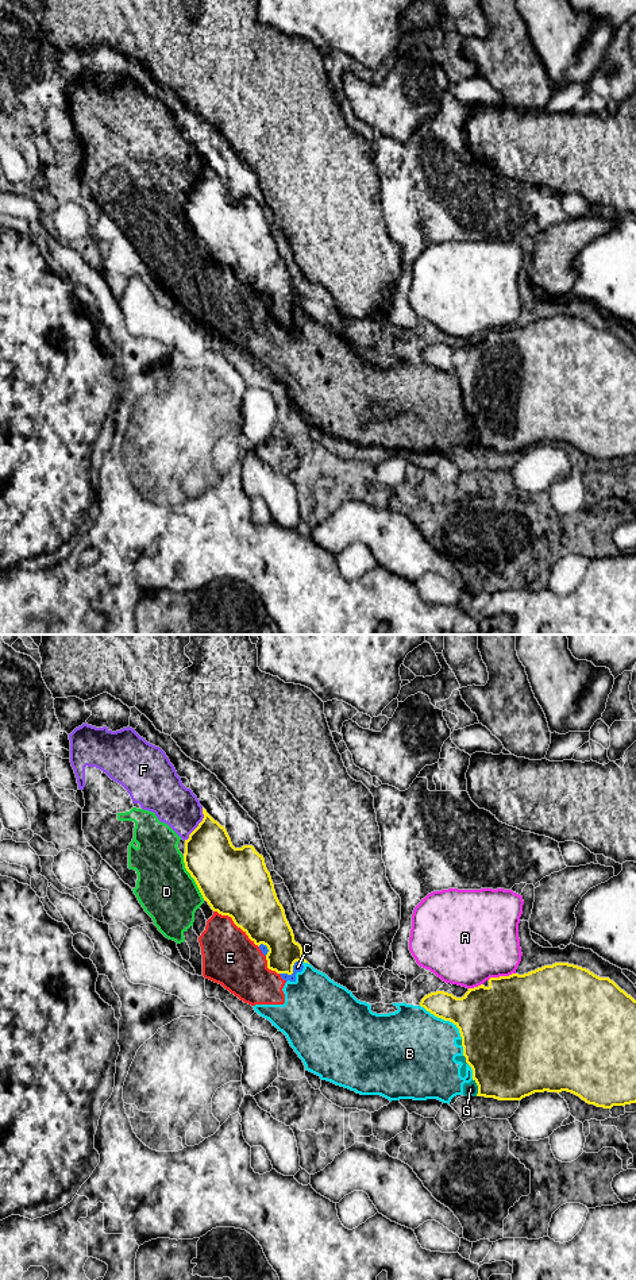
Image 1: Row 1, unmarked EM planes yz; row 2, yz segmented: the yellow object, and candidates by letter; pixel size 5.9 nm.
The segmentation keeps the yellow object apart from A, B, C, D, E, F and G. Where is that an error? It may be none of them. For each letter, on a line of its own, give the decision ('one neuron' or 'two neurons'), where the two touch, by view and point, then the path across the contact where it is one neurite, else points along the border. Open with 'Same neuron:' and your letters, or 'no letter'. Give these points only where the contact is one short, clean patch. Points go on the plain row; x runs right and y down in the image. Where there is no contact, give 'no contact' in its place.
Same neuron: no letter
A: two neurons; meets yellow in yz at (501, 328)
B: two neurons; meets yellow in yz at (444, 371)
C: two neurons; meets yellow in yz at (292, 323)
D: two neurons; meets yellow in yz at (192, 228)
E: two neurons; meets yellow in yz at (235, 276)
F: two neurons; meets yellow in yz at (199, 177)
G: two neurons; meets yellow in yz at (478, 439)

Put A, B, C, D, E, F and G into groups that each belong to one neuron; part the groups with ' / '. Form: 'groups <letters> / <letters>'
groups A / B C D E F G

